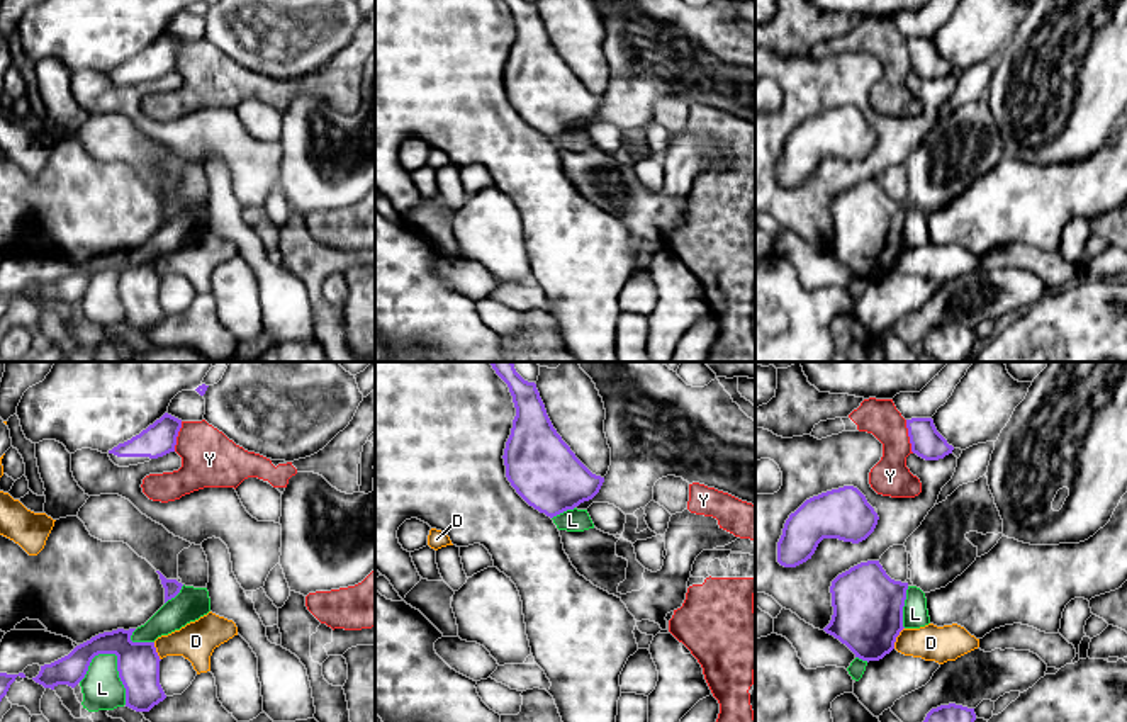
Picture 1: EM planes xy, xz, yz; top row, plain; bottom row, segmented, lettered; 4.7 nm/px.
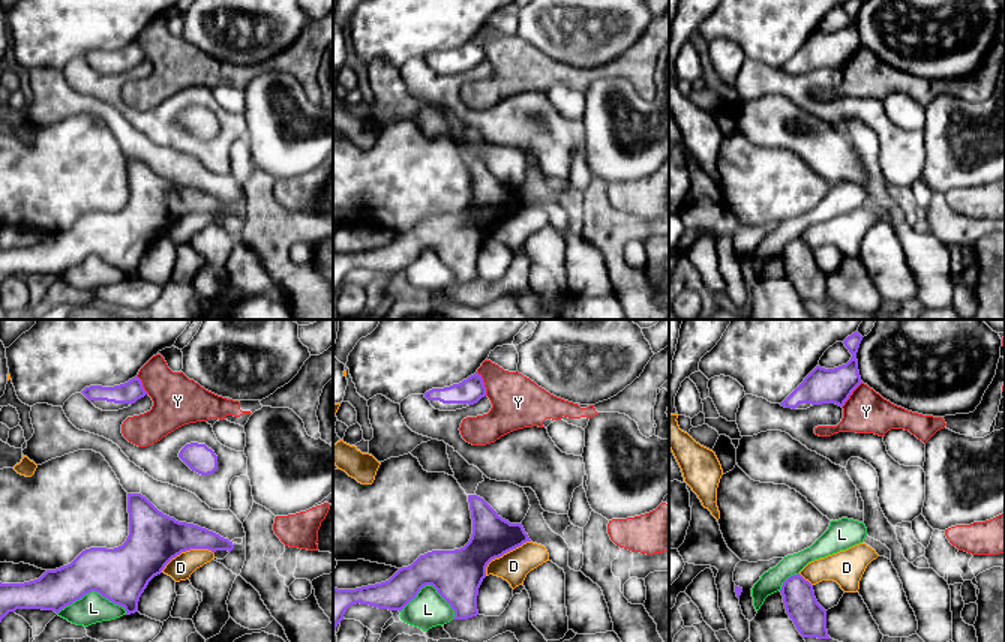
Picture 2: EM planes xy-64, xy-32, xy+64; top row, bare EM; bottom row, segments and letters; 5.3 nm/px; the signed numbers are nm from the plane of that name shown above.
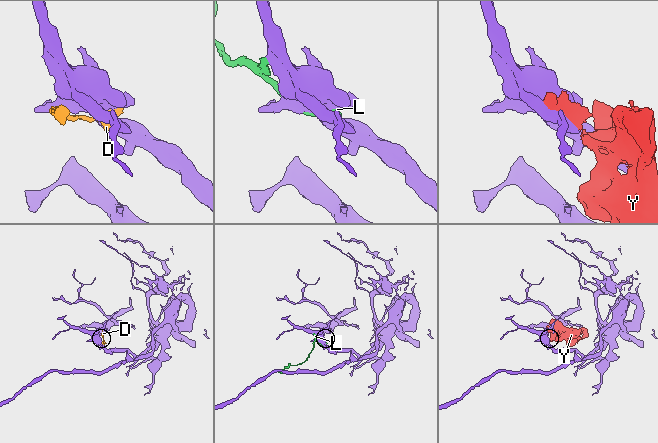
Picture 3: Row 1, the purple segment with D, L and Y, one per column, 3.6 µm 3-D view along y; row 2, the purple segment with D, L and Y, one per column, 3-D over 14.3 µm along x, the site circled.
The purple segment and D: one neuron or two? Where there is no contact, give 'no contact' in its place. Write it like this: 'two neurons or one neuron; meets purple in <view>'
one neuron; meets purple in yz

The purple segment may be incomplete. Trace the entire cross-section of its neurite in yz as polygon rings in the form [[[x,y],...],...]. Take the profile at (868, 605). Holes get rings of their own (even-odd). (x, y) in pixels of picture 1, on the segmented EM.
[[[879,561],[861,562],[830,586],[833,615],[823,629],[862,661],[879,661],[893,649],[944,664],[979,647],[979,639],[952,623],[903,627],[908,583],[891,579]]]

